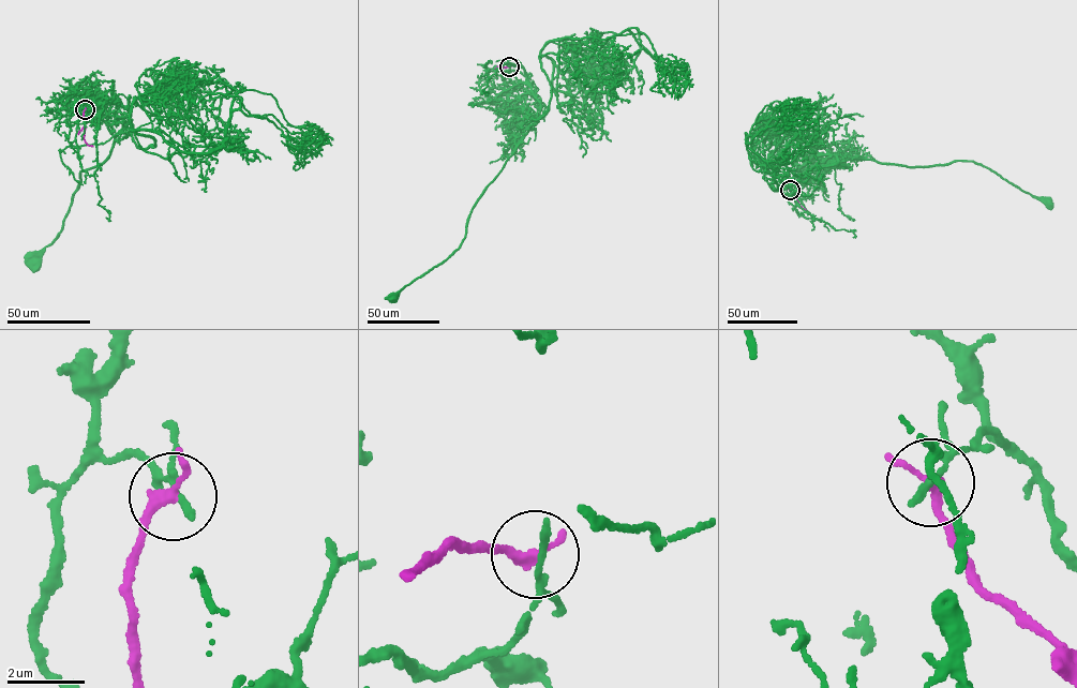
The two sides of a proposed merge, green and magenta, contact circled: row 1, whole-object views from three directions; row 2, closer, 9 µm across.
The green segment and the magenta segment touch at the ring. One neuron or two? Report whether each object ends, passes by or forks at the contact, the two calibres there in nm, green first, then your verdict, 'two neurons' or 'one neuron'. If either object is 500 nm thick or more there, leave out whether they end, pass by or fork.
green ends; magenta passes by; calibres 200 and 220 nm; two neurons

